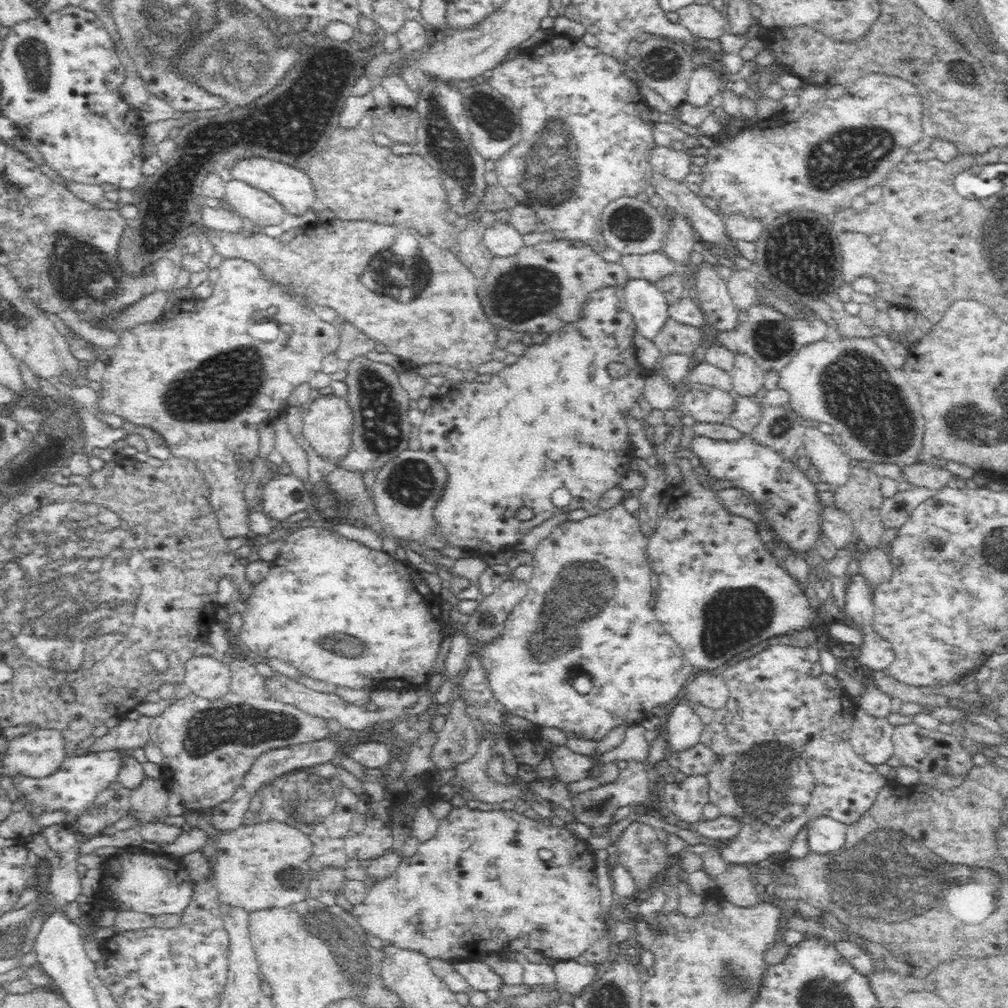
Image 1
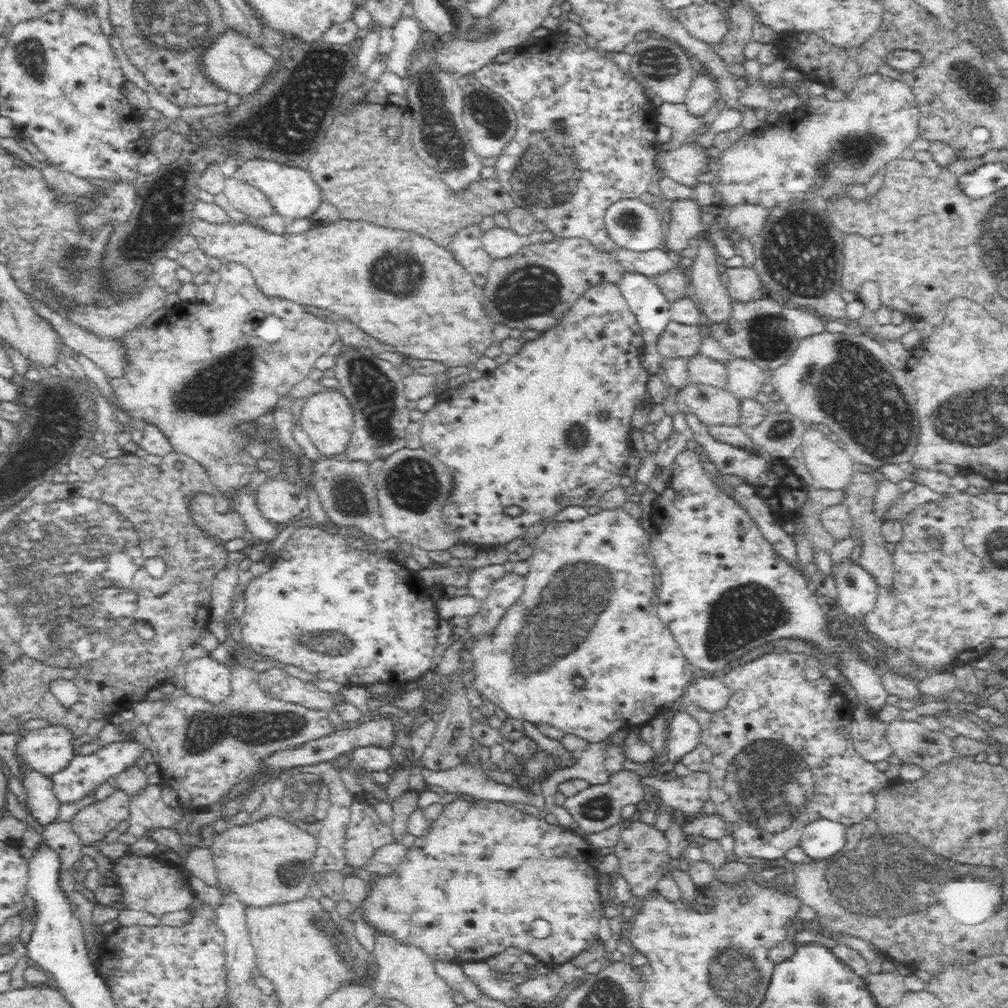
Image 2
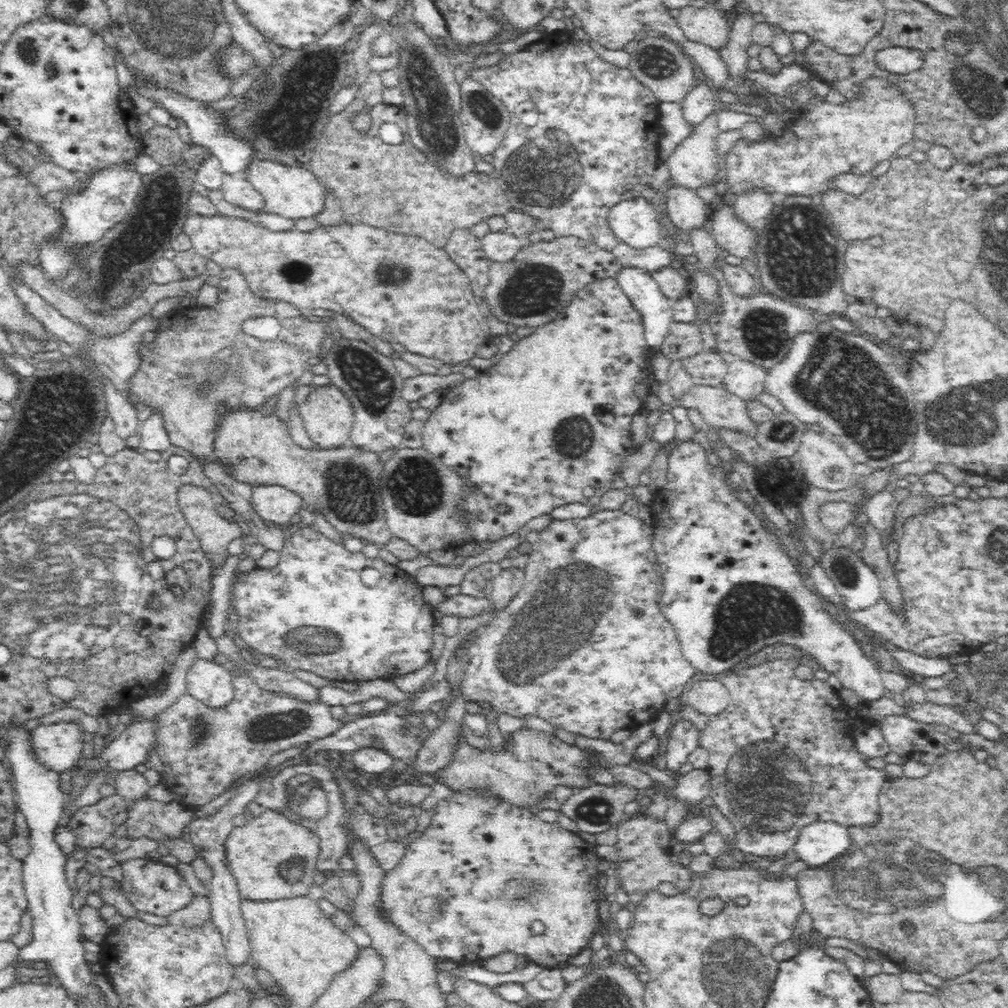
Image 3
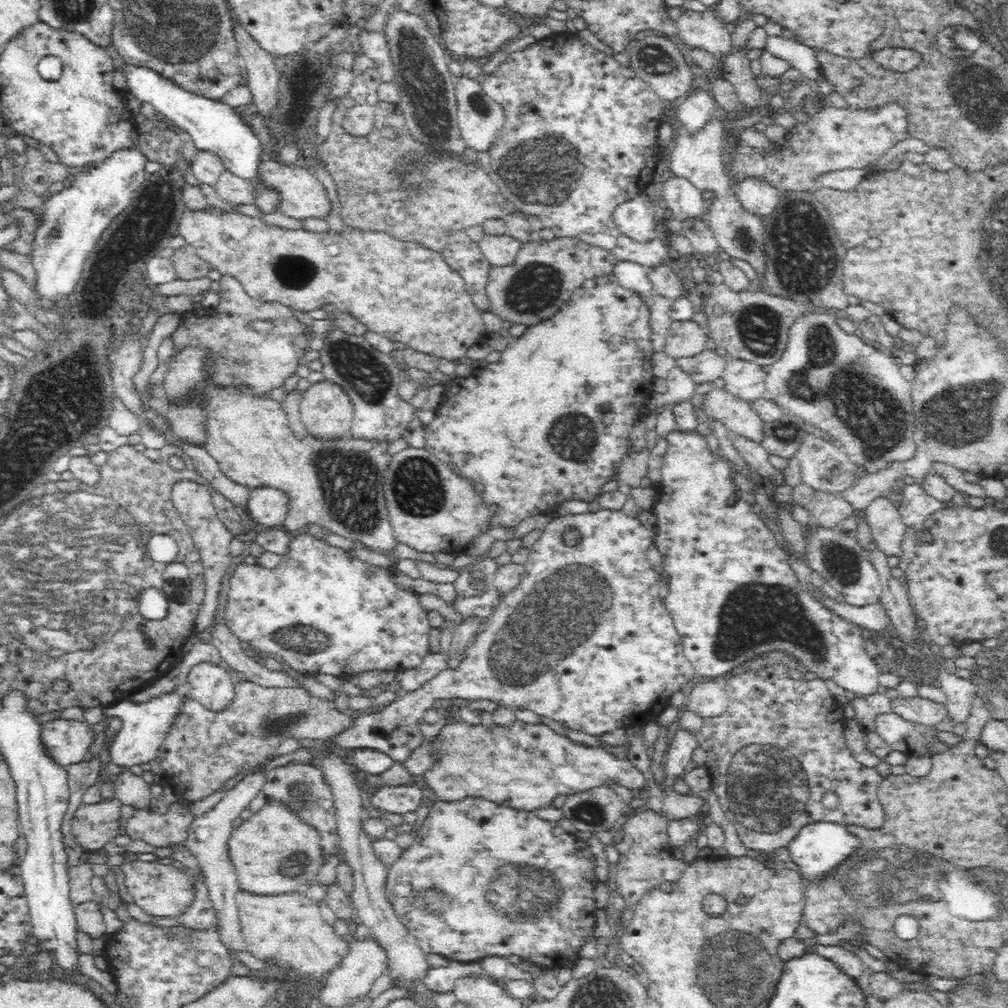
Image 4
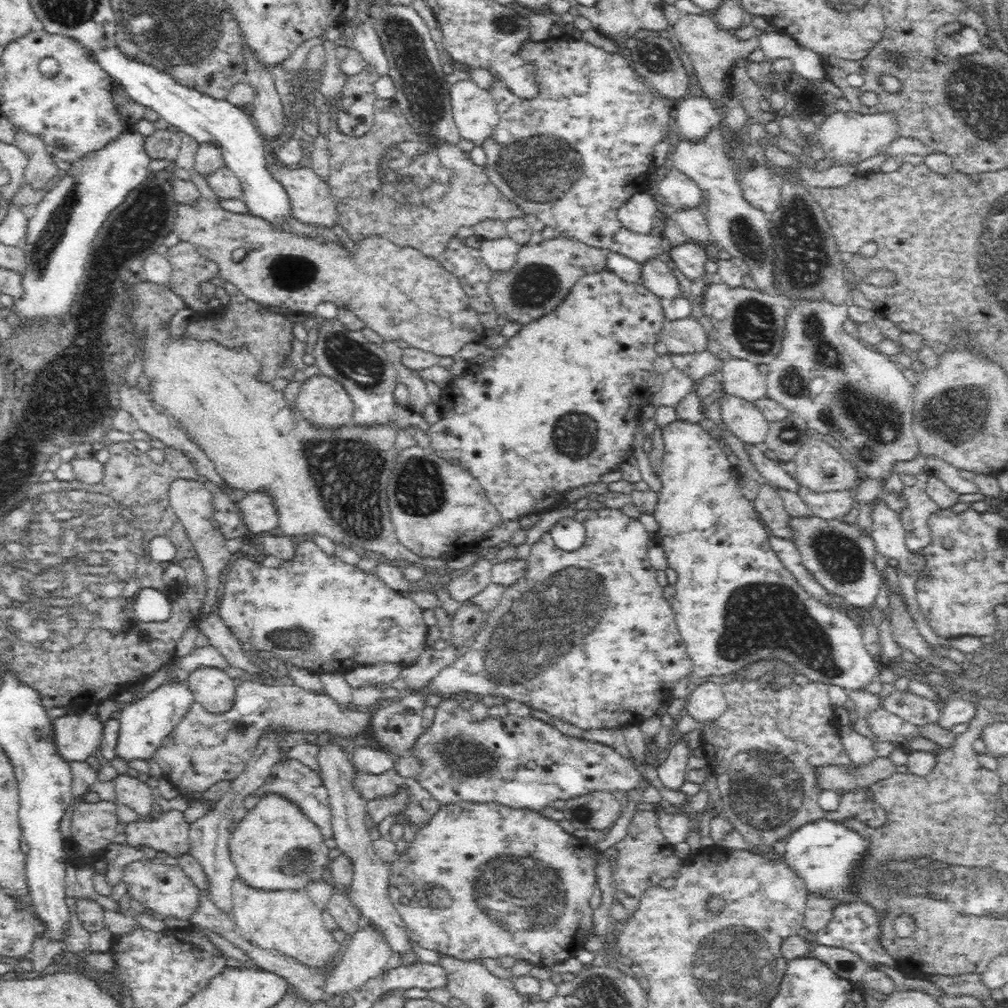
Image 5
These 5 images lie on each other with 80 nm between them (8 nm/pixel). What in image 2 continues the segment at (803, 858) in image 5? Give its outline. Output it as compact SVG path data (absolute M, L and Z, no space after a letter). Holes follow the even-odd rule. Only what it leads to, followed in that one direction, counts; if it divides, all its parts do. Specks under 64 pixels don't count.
M819 818L805 825L801 832L800 848L815 861L828 859L846 844L846 825Z

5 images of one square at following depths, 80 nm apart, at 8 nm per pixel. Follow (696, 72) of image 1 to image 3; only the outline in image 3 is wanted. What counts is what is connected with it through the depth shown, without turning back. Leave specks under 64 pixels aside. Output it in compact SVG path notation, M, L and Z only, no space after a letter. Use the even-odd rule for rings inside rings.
M701 81L698 86L693 85L682 104L686 120L698 127L710 113L718 109L719 101L713 85Z

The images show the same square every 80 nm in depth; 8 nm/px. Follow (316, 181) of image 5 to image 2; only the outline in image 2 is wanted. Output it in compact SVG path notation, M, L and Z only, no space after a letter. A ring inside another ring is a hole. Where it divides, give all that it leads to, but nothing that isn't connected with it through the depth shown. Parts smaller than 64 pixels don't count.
M251 159L244 161L237 168L235 177L261 191L276 208L278 215L292 221L297 218L311 217L323 201L319 186L306 170L273 162L270 159Z

